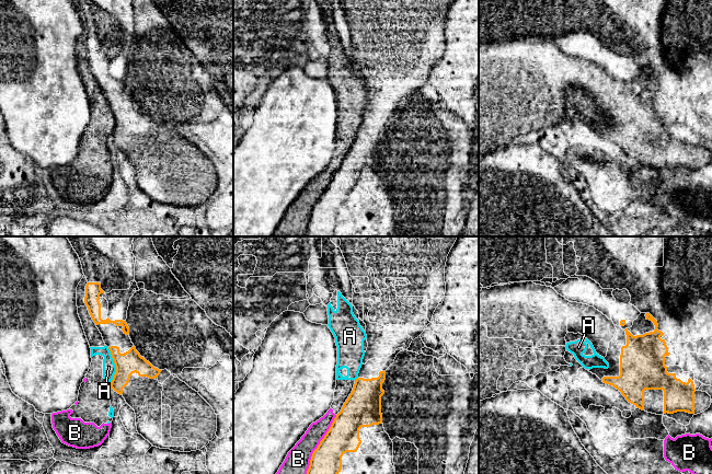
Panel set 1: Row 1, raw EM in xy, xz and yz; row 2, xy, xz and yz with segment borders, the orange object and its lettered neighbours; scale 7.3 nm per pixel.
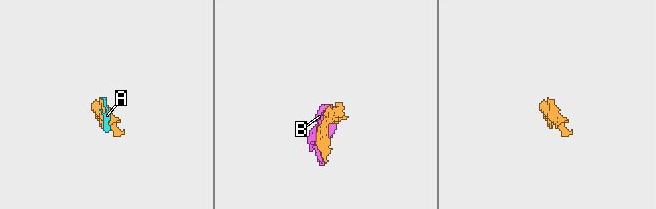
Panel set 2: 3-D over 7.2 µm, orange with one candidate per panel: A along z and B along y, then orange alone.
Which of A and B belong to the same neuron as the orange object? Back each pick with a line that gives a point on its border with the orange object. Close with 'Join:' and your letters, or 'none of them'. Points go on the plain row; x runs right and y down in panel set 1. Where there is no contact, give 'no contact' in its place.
Join: none of them

